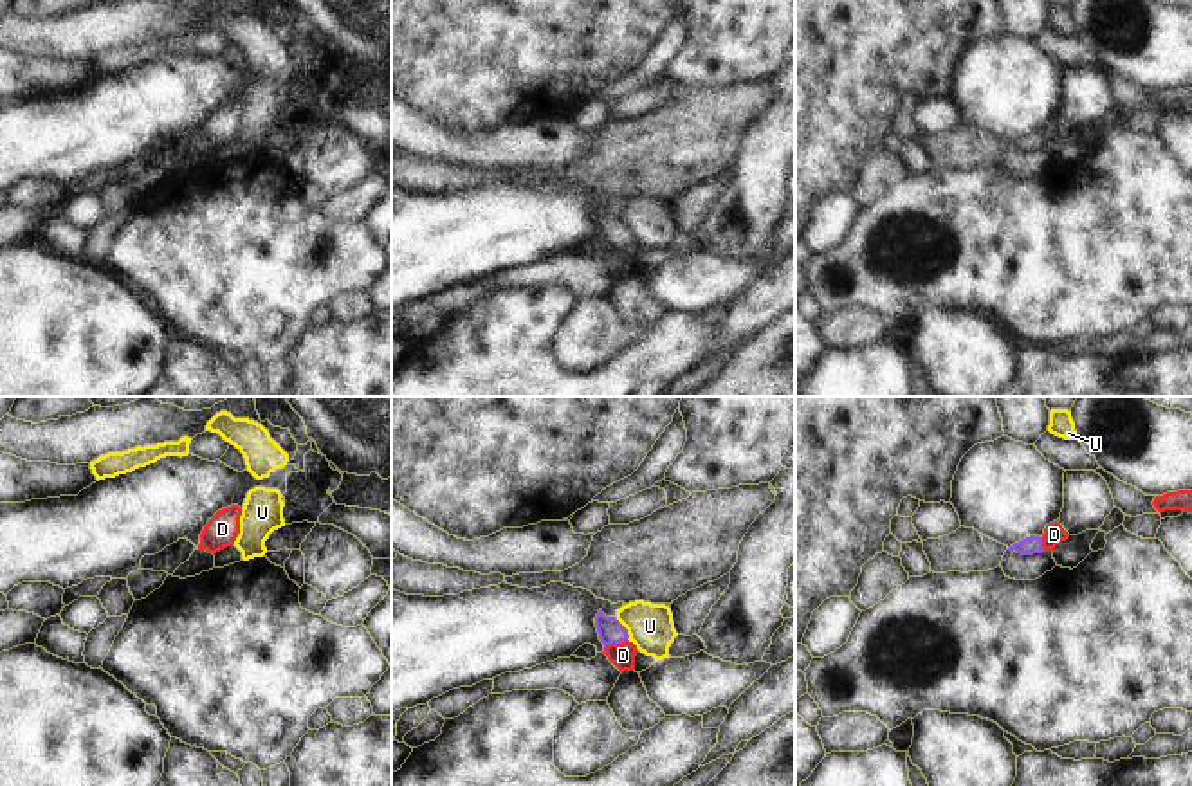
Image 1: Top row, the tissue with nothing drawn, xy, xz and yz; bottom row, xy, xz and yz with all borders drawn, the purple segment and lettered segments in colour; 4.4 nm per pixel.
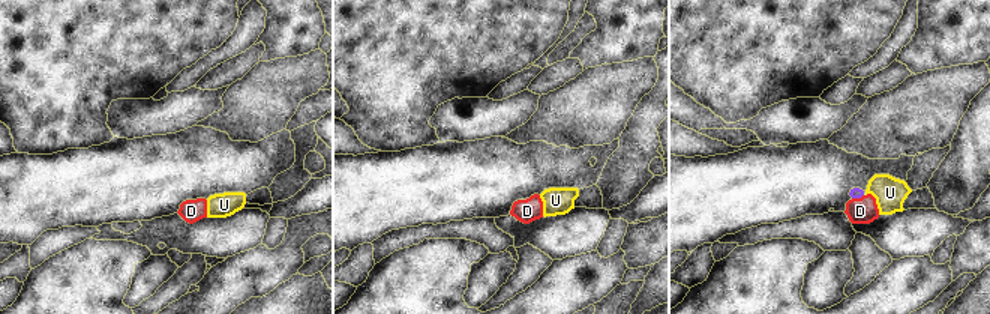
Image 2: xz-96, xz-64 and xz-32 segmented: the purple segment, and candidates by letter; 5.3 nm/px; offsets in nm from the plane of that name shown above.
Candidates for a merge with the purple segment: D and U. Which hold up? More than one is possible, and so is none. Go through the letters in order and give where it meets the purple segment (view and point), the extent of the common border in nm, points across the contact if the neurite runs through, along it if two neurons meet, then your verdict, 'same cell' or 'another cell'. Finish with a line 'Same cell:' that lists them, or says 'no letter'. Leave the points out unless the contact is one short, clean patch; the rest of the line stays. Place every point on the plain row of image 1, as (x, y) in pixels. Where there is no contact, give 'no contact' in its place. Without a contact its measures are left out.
D: xz (615, 238) | 110 nm | across xz (610, 226), (615, 238), (623, 251) | same cell
U: xz (626, 226) | 110 nm | along xz (615, 215), (626, 226), (628, 235) | another cell
Same cell: D

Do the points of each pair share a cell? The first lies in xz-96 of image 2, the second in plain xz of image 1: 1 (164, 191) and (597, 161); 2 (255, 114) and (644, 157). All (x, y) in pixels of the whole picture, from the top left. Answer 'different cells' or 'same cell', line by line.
1: different cells
2: same cell

